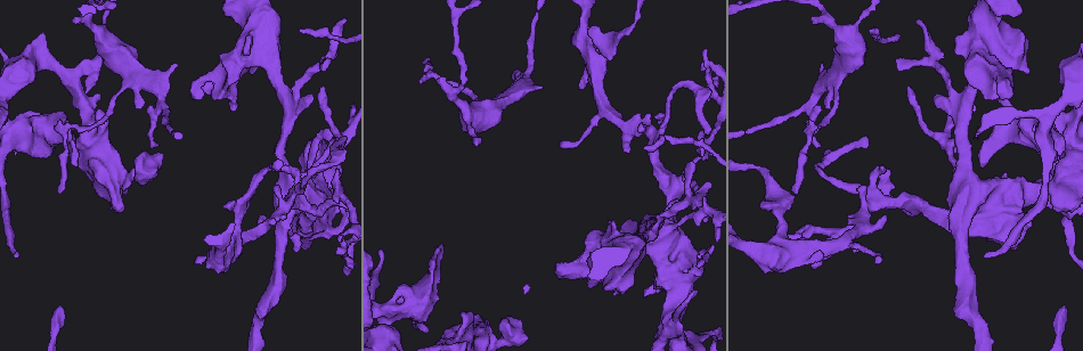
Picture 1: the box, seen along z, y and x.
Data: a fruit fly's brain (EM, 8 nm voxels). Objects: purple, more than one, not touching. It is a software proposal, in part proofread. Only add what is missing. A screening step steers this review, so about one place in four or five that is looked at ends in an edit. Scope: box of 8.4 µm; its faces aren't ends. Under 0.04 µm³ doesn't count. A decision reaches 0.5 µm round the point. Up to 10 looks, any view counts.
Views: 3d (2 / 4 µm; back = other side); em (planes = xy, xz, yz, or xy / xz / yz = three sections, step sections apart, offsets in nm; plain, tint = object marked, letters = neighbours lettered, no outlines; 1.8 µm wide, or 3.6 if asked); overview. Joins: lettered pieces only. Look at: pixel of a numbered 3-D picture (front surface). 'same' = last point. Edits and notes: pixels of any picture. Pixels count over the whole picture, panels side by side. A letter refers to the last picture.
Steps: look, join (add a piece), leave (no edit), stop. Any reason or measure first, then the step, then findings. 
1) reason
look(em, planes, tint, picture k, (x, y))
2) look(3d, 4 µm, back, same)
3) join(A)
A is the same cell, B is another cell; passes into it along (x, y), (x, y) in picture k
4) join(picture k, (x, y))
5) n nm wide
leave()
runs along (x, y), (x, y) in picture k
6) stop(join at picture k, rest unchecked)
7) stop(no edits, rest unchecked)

sudden change in width
look(3d, 4 µm, picture 1, (836, 80))

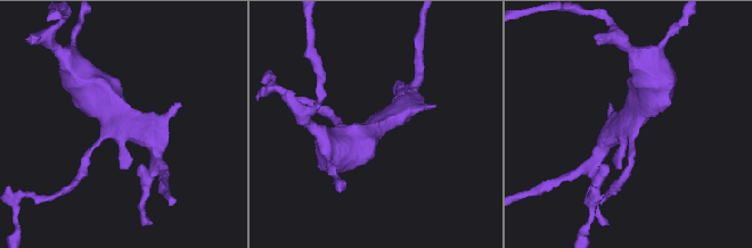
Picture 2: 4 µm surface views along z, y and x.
look(em, planes, tint, picture 2, (111, 129))

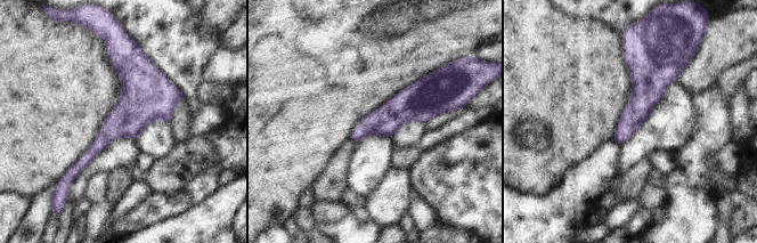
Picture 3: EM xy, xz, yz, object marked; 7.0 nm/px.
what lies round it
look(em, planes, letters, same)

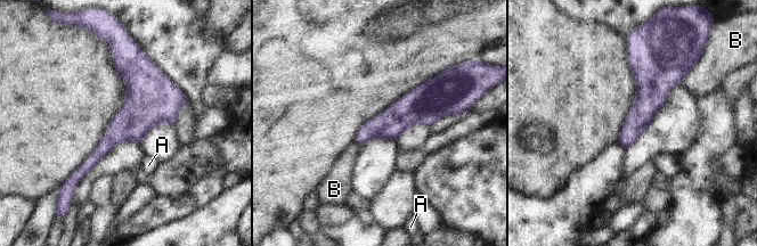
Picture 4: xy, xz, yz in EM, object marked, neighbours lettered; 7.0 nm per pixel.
leave()
A and B are other cells; border along (691, 70), (682, 81) in picture 4; none of them fits

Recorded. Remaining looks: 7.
stops while still wide
look(3d, 2 µm, picture 1, (617, 292))

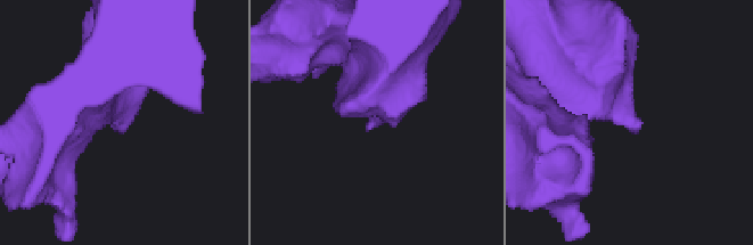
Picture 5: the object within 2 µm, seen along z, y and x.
shape alone is not enough
look(em, 3.6 µm, planes, letters, picture 5, (117, 131))

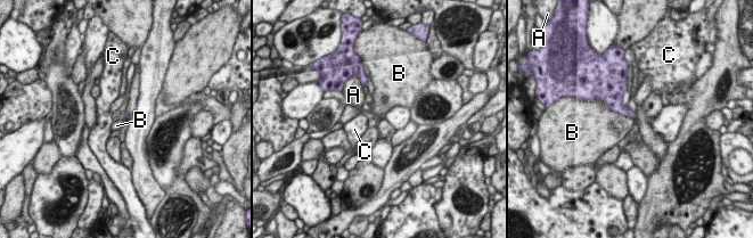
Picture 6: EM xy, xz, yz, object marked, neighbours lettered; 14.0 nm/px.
leave()
A, B and C are other cells; border along (600, 98), (611, 109), (635, 120) in picture 6; none of them fits

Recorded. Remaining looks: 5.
an open end
look(em, planes, letters, picture 1, (74, 165))

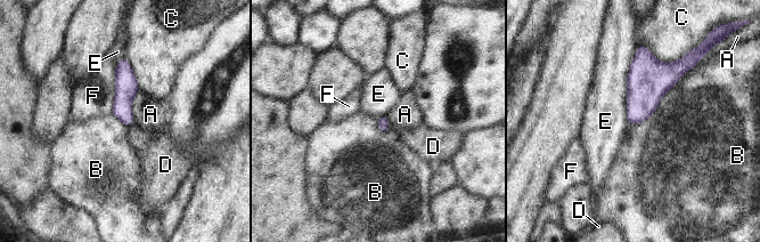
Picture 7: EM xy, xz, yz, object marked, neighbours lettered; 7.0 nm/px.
leave()
A, B, C, D, E and F are other cells; border along (672, 88), (647, 118), (629, 123) in picture 7; no lettered piece goes on from it

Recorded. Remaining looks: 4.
an open end
look(em, 3.6 µm, planes, letters, picture 1, (812, 22))

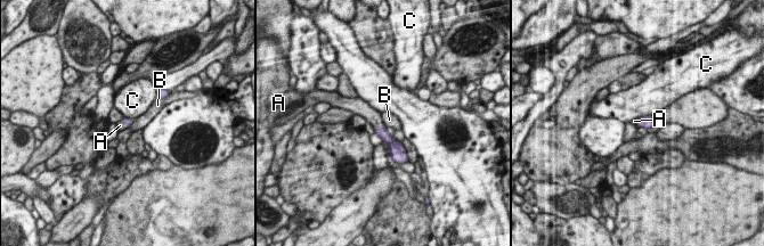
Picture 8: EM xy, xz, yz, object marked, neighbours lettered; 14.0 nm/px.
join(A)
A is the same cell, B and C are other cells; passes into it along (382, 132), (379, 126), (373, 116) in picture 8; it goes on there

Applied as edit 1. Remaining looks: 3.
stop(join at picture 8, rest unchecked)

